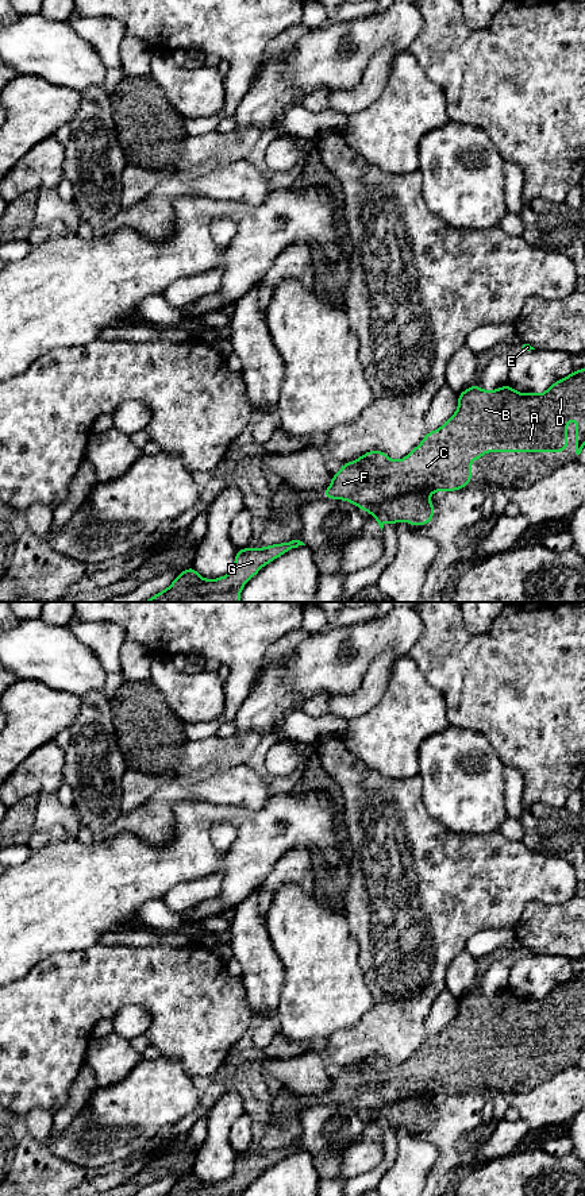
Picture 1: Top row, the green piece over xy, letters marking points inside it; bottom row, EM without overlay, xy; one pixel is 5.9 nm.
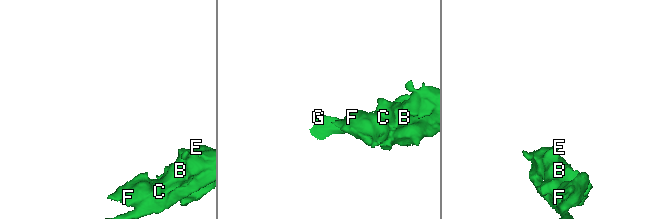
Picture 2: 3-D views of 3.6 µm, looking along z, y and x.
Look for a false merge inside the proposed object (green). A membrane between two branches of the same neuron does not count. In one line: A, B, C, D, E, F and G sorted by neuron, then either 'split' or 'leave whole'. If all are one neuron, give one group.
groups A B C D E F / G; split

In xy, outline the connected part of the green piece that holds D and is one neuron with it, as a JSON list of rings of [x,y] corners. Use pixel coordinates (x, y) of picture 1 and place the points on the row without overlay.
[[[585,973],[574,975],[567,981],[555,985],[546,996],[540,999],[535,998],[519,998],[512,994],[508,988],[496,995],[482,995],[476,988],[462,998],[458,999],[458,1012],[455,1018],[438,1034],[430,1035],[422,1045],[422,1048],[415,1052],[405,1062],[400,1065],[390,1064],[385,1057],[380,1054],[373,1054],[362,1061],[358,1061],[355,1066],[346,1066],[340,1075],[332,1080],[331,1088],[327,1095],[323,1096],[323,1102],[330,1104],[342,1104],[351,1107],[357,1112],[369,1116],[388,1104],[393,1104],[401,1099],[411,1097],[415,1099],[420,1095],[431,1096],[457,1096],[462,1092],[467,1092],[472,1085],[472,1066],[474,1064],[482,1064],[485,1057],[565,1057],[567,1054],[567,1026],[577,1025],[576,1029],[576,1058],[580,1060],[585,1052]]]

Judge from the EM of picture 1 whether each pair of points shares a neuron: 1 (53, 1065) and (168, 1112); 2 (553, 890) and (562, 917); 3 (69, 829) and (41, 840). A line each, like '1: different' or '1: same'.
1: different
2: different
3: same

